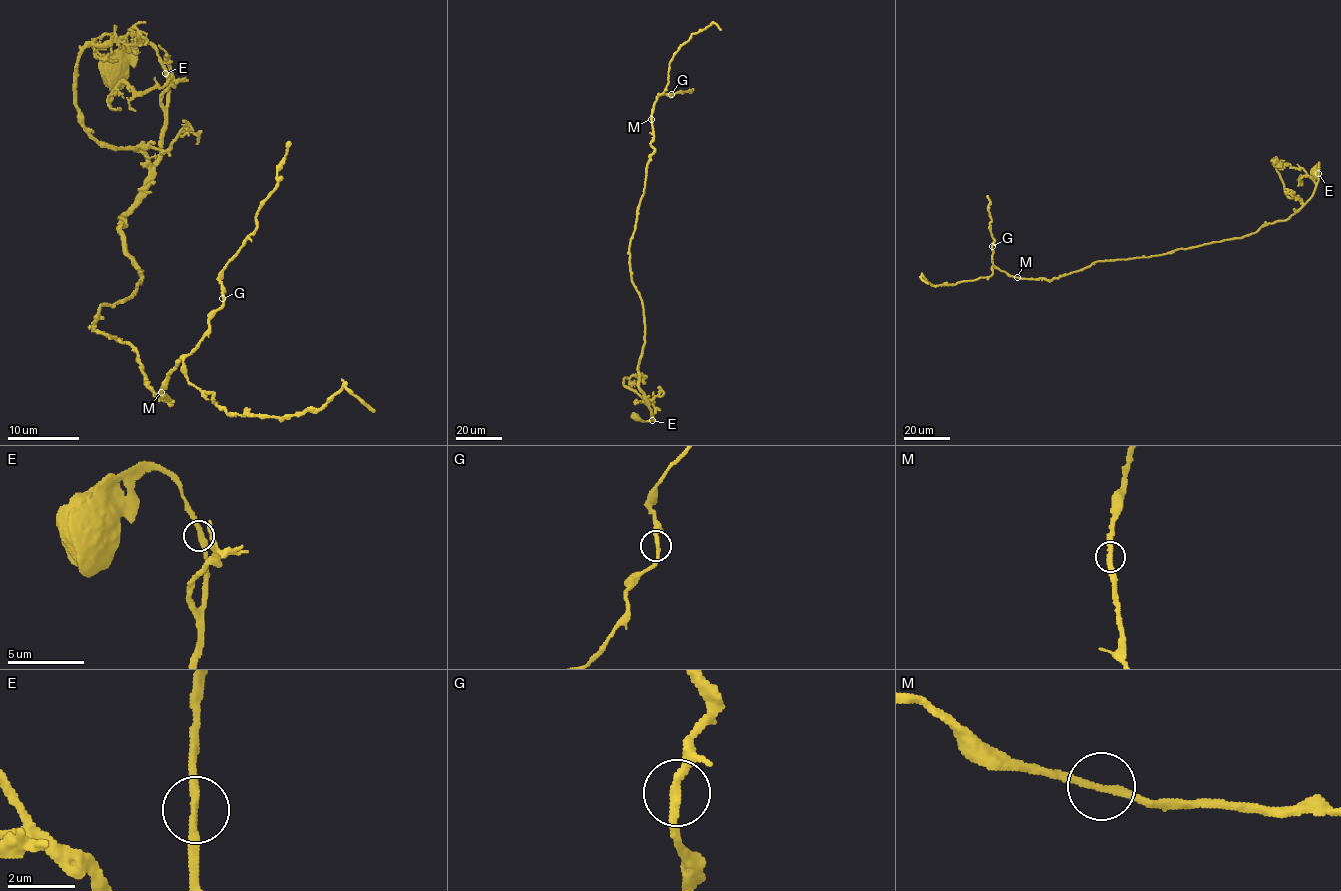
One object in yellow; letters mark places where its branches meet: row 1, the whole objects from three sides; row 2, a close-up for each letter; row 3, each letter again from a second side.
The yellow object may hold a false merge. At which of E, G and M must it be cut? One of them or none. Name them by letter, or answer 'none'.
none

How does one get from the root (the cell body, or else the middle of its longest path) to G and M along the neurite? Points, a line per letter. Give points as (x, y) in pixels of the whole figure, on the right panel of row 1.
G: (1314, 172), (1319, 163), (1313, 194), (1295, 213), (1241, 238), (1096, 261), (1050, 280), (996, 268), (992, 246)
M: (1314, 172), (1319, 163), (1313, 194), (1295, 213), (1241, 238), (1096, 261), (1050, 280), (1017, 277)

